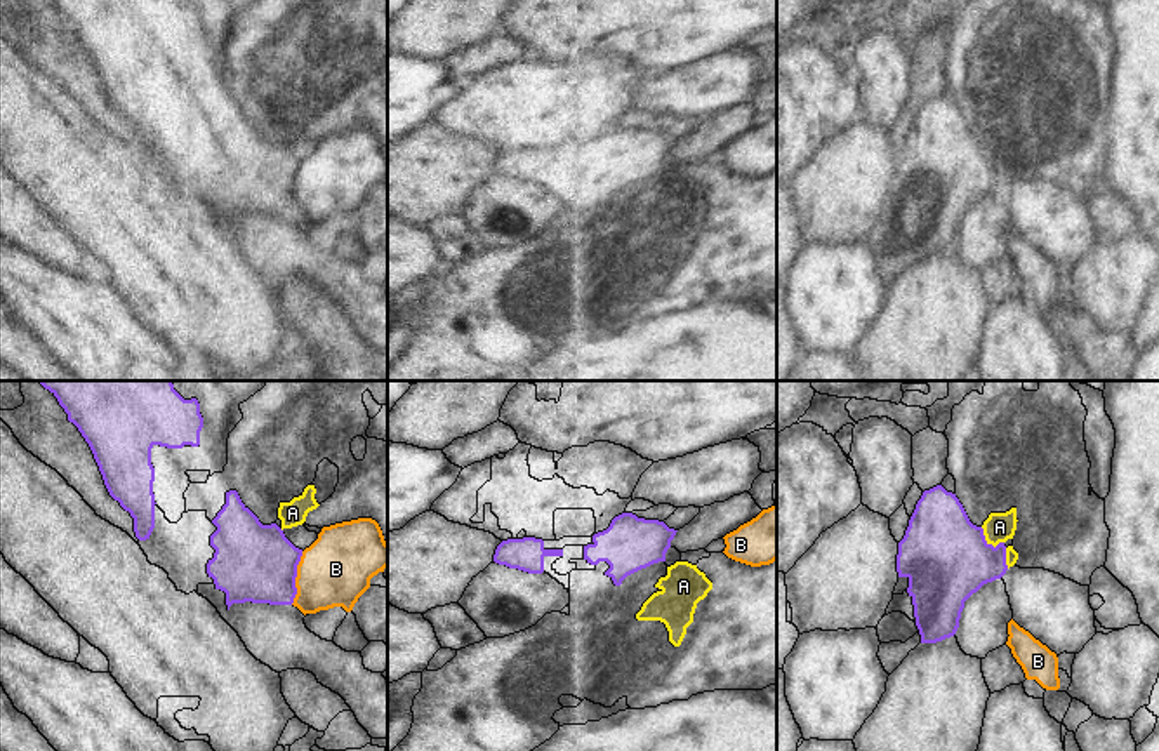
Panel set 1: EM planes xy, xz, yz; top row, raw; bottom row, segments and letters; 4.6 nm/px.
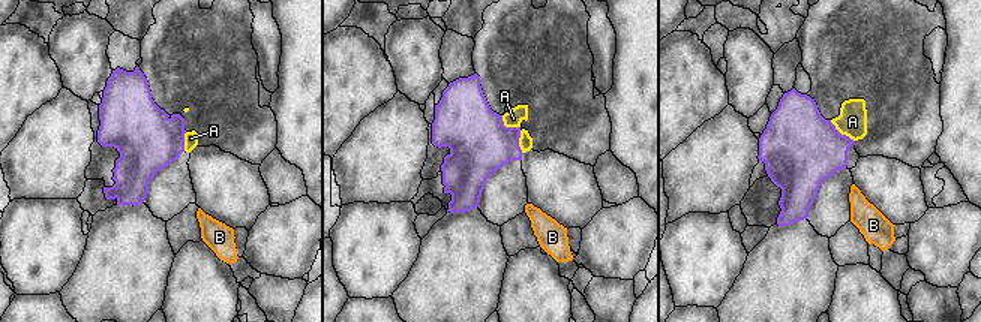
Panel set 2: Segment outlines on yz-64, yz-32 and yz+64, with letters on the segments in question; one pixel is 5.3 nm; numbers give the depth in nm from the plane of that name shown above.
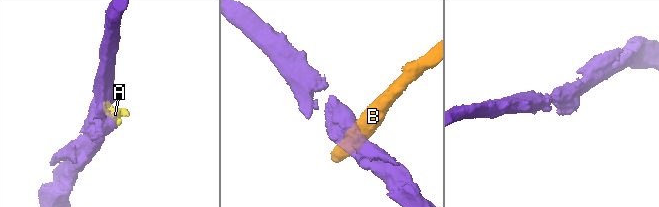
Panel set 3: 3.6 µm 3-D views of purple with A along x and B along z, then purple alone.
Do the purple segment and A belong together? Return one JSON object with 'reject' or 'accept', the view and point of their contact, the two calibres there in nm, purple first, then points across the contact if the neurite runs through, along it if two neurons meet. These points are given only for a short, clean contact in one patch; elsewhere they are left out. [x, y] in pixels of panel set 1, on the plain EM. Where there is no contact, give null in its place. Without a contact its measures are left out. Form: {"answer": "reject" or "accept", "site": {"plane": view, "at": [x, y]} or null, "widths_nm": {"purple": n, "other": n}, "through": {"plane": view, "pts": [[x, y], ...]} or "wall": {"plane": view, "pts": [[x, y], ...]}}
{"answer": "reject", "site": {"plane": "yz", "at": [989, 155]}, "widths_nm": {"purple": 400, "other": 140}}

